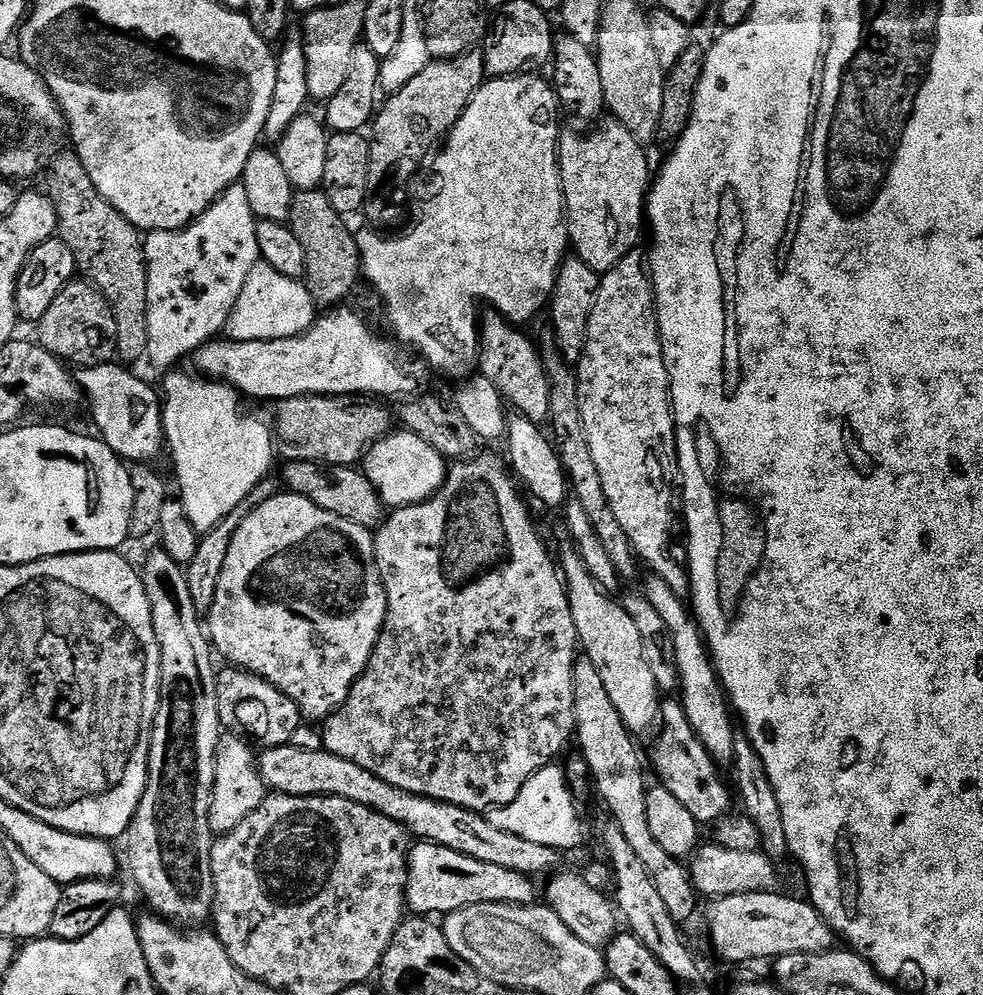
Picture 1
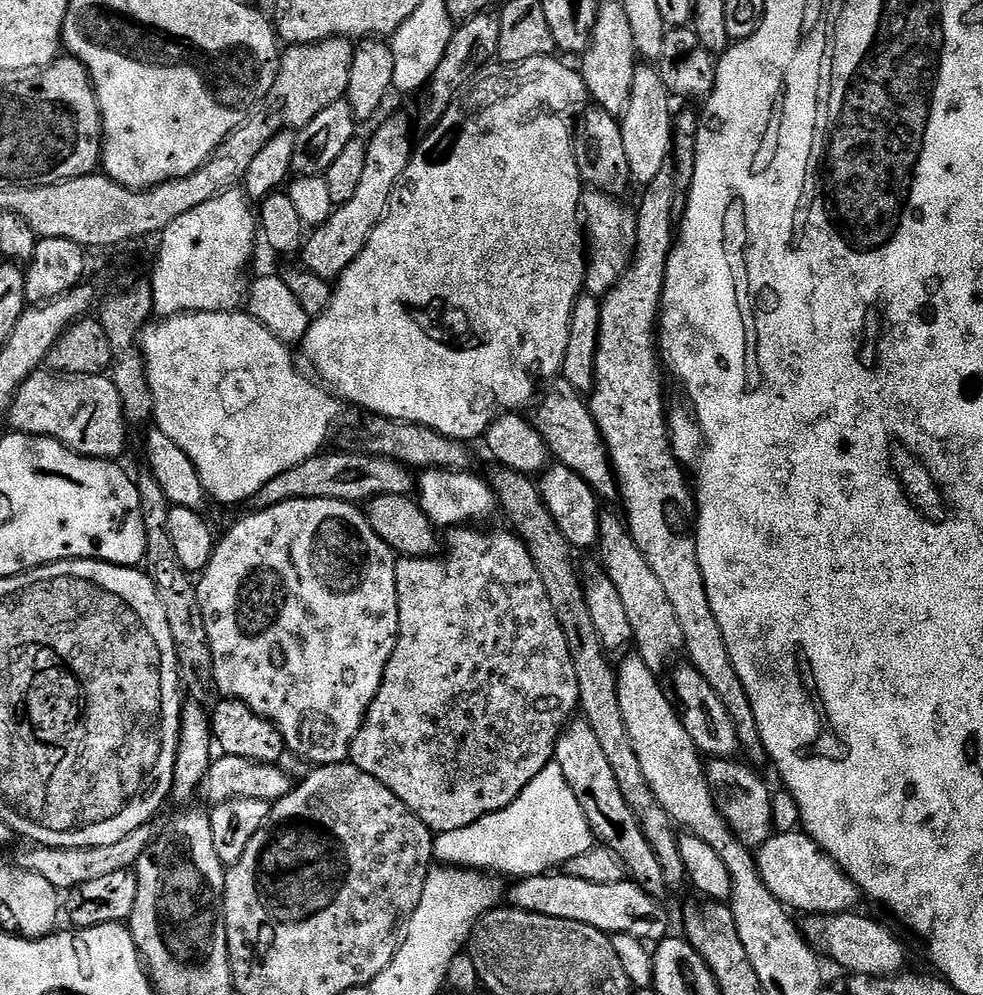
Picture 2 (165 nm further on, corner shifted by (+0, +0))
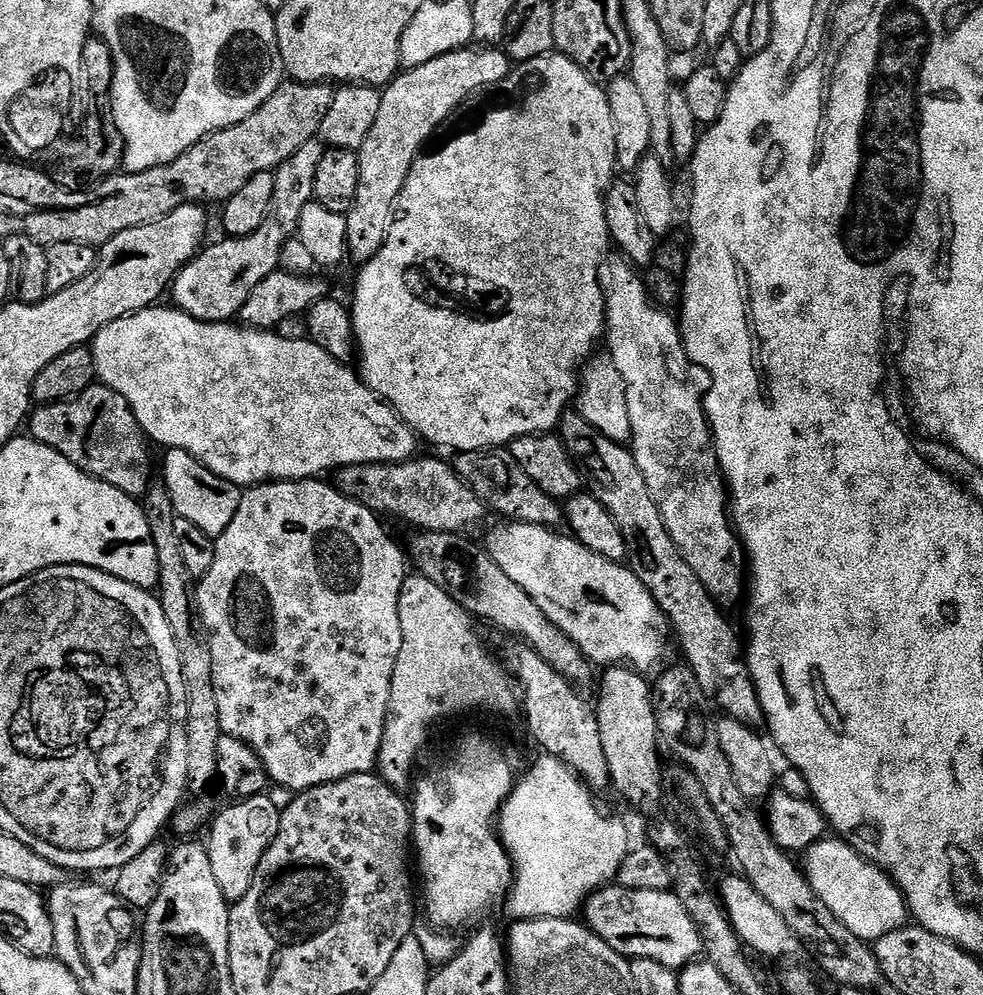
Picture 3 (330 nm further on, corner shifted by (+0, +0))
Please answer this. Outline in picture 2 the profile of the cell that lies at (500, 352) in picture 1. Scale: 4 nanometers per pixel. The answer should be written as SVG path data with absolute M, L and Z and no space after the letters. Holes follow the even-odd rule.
M563 382L557 384L557 388L541 404L539 401L535 405L534 423L538 434L544 439L544 445L549 453L559 463L566 465L570 470L574 470L574 474L583 478L596 491L601 501L612 499L615 501L618 496L616 474L612 470L612 461L608 458L608 448L592 417L591 407L575 388Z

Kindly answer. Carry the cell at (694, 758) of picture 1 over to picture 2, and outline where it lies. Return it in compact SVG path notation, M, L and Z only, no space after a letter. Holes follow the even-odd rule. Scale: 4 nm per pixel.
M712 758L707 761L706 771L710 794L718 814L730 826L730 830L744 847L753 850L762 847L774 835L774 792L764 785L755 767L732 758Z

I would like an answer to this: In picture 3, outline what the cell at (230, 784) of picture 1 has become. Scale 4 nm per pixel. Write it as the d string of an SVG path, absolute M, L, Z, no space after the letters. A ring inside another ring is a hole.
M267 794L249 800L238 800L229 805L229 808L224 808L221 812L219 809L215 813L206 847L210 854L210 867L214 870L218 886L222 886L222 894L228 901L235 902L243 898L246 890L250 890L254 874L278 834L281 811L273 805Z

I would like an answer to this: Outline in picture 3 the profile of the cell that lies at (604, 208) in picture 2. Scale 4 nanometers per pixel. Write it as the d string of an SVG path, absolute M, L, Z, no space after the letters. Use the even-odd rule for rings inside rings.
M619 254L609 255L600 265L600 285L604 291L604 323L606 325L606 341L608 340L606 352L611 356L614 366L618 366L618 374L622 374L622 382L626 382L626 406L630 406L630 426L632 427L630 441L632 457L638 462L638 470L642 470L642 478L646 478L646 486L662 514L662 522L666 526L670 538L674 538L674 546L678 546L682 558L686 558L686 562L690 562L690 570L694 570L694 574L698 574L698 582L702 582L702 586L706 586L706 590L721 606L736 604L739 600L741 603L746 592L746 553L738 543L738 533L730 519L730 493L724 479L724 471L720 469L720 460L716 457L716 446L712 443L712 429L708 427L708 415L704 413L706 388L705 385L700 385L700 380L696 377L697 369L694 367L692 359L686 354L684 340L680 337L680 325L677 317L671 316L668 313L671 311L654 303L652 295L648 292L645 277Z

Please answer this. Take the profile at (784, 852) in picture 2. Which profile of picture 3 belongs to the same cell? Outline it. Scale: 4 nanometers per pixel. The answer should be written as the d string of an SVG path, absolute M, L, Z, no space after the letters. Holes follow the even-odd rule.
M825 838L810 846L802 856L804 877L814 886L814 894L830 906L834 918L858 939L874 942L909 923L908 901L900 887L885 874L884 869L872 864L856 852L843 838Z

